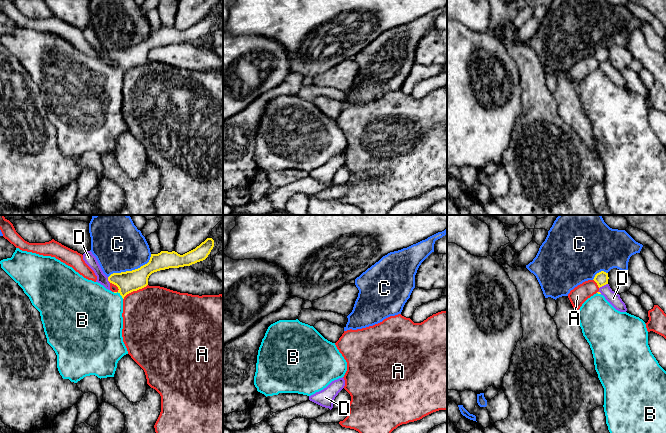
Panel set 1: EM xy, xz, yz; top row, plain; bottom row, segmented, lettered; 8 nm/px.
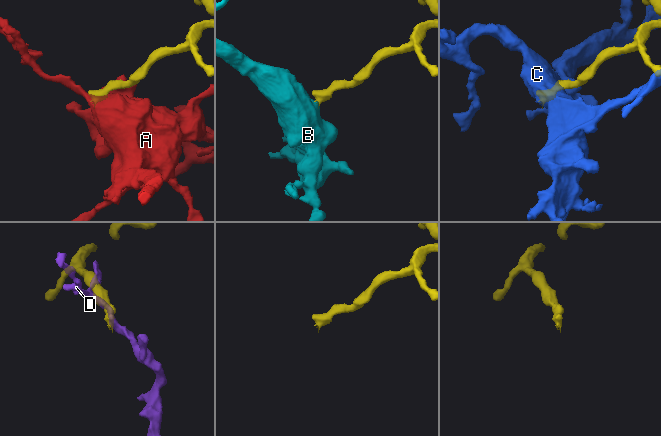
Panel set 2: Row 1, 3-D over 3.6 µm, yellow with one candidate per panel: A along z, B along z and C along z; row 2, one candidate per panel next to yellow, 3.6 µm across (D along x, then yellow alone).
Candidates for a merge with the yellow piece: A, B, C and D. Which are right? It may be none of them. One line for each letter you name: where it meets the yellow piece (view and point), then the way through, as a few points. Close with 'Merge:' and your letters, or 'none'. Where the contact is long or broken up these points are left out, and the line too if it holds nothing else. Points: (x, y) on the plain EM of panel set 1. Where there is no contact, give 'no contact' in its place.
B: contact xy (118, 68); way xy (129, 57), (118, 68), (95, 89)
Merge: B

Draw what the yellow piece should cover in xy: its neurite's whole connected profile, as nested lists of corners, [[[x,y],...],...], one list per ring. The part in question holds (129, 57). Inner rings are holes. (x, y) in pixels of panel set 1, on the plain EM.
[[[207,14],[195,25],[180,31],[175,27],[161,27],[151,30],[147,40],[132,47],[113,49],[108,57],[118,63],[117,68],[106,65],[103,61],[88,56],[55,33],[43,32],[16,24],[11,34],[0,37],[1,44],[23,65],[32,81],[40,88],[41,97],[47,114],[47,119],[57,131],[57,144],[63,155],[77,159],[86,152],[95,151],[98,154],[114,153],[118,137],[126,130],[127,124],[123,118],[123,75],[124,73],[148,61],[149,52],[157,47],[169,44],[190,42],[205,36],[214,23],[214,16]]]

